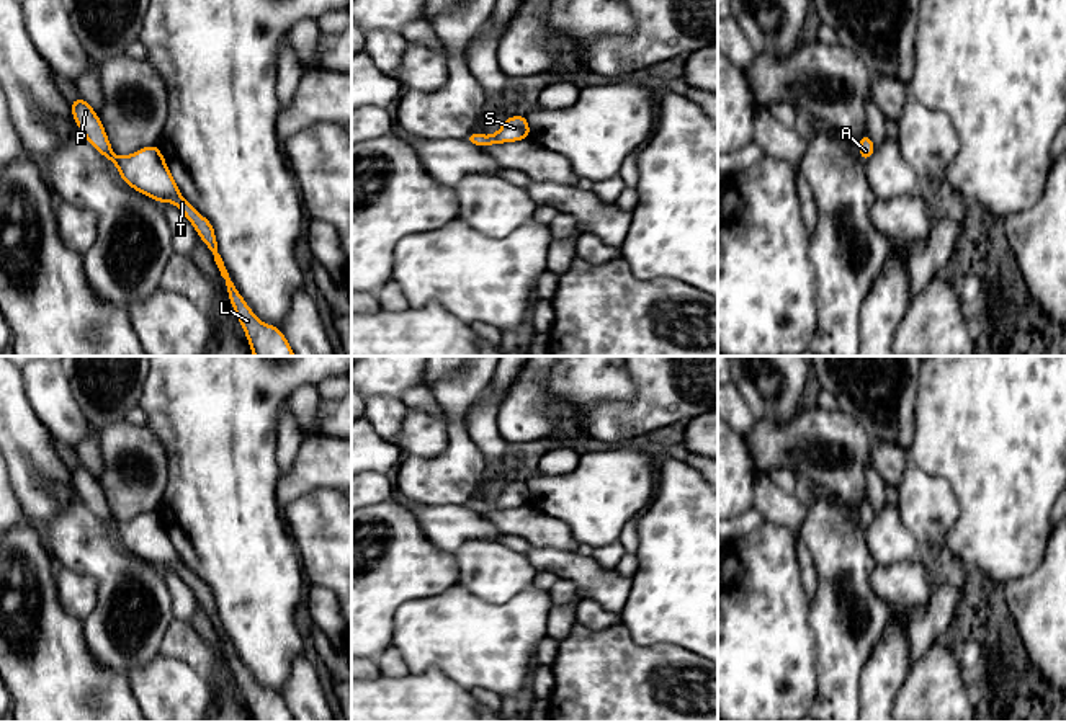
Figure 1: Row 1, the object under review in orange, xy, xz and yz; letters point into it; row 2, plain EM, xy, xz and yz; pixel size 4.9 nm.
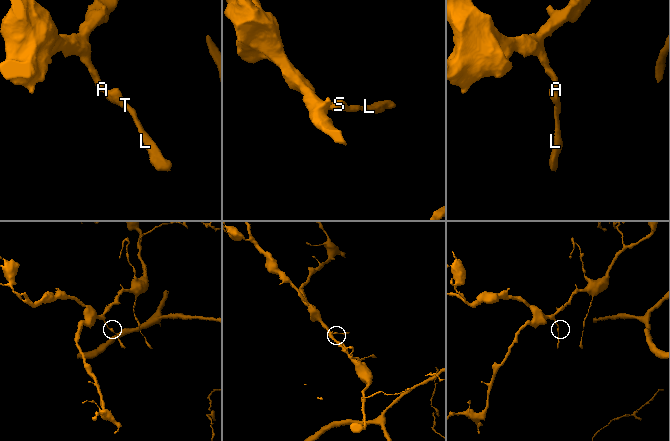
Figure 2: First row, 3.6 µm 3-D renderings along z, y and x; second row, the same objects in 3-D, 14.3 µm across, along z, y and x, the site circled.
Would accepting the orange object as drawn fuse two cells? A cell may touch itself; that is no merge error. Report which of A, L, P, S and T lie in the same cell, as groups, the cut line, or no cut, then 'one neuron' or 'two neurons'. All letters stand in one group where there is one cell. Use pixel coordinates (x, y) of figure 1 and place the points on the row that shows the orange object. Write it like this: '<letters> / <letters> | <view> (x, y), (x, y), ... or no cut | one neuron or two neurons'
A L P S T | no cut | one neuron

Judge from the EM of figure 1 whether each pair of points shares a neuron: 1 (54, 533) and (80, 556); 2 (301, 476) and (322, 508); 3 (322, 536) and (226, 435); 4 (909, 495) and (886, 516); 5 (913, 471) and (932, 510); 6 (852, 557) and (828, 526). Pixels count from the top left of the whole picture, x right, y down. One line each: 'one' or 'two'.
1: one
2: two
3: two
4: two
5: one
6: one

